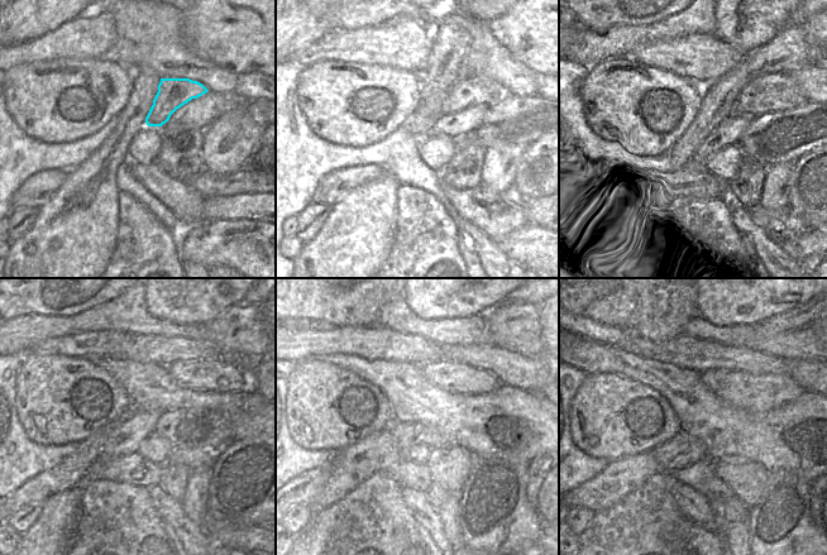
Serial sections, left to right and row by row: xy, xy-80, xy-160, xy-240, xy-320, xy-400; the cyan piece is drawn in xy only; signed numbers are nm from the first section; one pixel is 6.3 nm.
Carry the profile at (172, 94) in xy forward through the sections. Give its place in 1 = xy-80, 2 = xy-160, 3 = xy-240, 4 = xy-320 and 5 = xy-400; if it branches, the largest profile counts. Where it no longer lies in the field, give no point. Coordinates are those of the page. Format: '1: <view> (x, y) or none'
1: xy-80 (476, 90)
2: xy-160 (768, 92)
3: xy-240 (223, 376)
4: xy-320 (460, 378)
5: xy-400 (758, 393)

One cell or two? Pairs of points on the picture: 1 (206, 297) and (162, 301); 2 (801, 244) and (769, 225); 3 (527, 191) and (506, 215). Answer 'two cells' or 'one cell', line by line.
1: one cell
2: one cell
3: two cells

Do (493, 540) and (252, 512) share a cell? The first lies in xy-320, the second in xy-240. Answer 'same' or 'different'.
same

